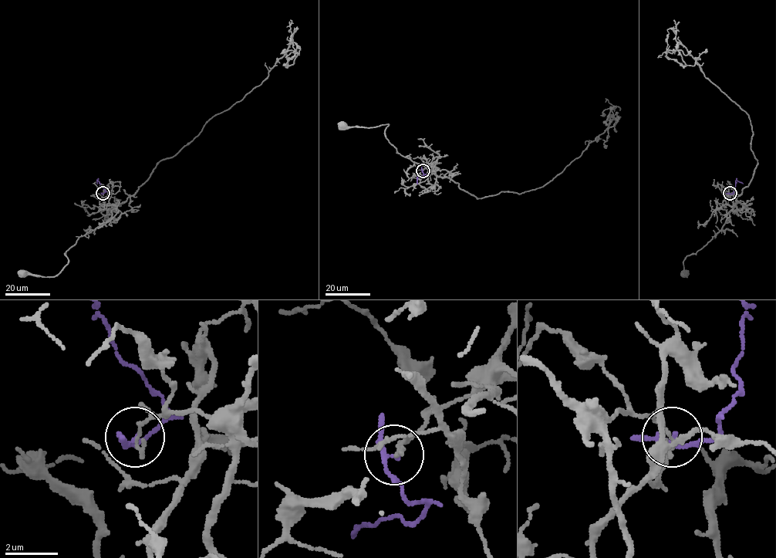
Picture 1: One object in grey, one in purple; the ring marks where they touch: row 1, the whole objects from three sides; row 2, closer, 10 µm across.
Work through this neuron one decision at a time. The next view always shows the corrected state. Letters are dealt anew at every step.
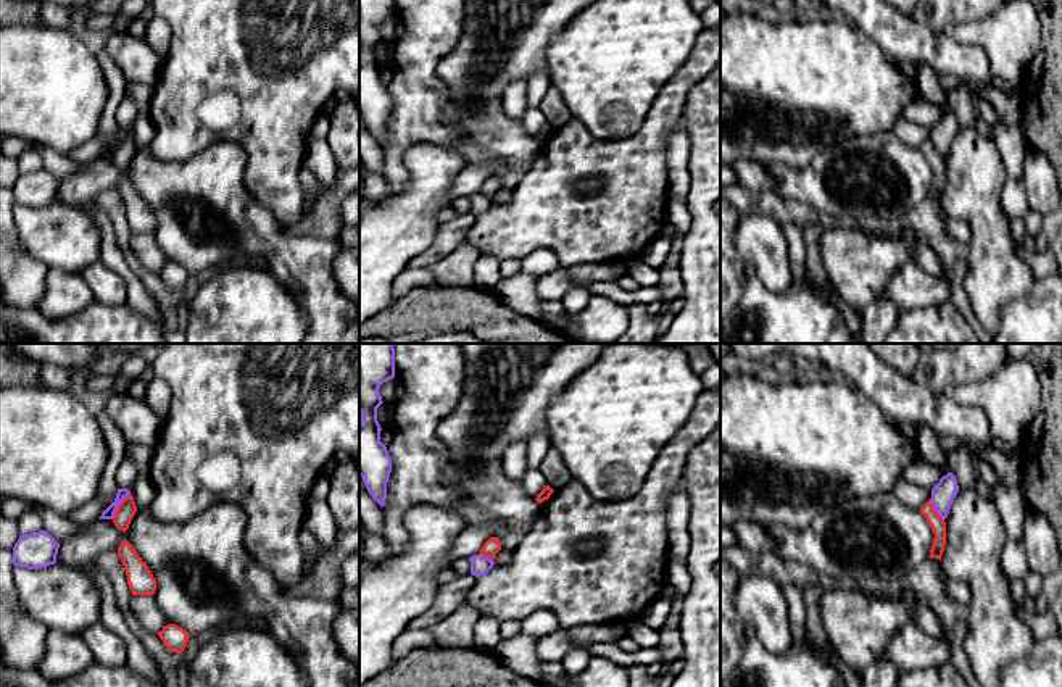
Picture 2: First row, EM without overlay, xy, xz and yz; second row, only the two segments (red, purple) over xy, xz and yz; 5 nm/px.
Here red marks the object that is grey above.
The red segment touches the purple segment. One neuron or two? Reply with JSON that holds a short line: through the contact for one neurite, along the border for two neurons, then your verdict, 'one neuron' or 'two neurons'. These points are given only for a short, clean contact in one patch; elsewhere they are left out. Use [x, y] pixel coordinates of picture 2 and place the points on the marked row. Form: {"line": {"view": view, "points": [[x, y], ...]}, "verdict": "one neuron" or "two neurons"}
{"line": {"view": "xy", "points": [[129, 494], [112, 518]]}, "verdict": "two neurons"}

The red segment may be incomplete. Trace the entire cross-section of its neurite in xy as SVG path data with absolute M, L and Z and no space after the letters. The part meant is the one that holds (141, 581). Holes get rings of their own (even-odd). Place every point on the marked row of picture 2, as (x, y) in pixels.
M127 540L121 542L118 555L124 564L127 585L132 595L153 595L156 590L156 581Z

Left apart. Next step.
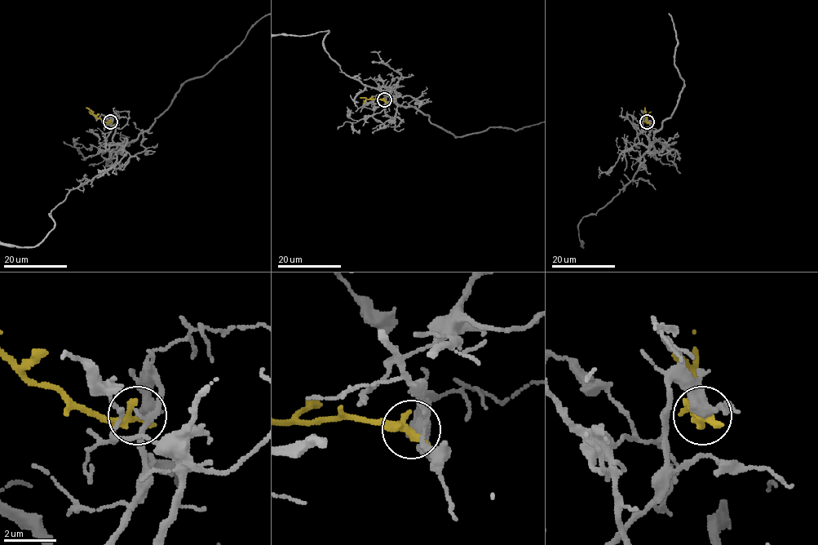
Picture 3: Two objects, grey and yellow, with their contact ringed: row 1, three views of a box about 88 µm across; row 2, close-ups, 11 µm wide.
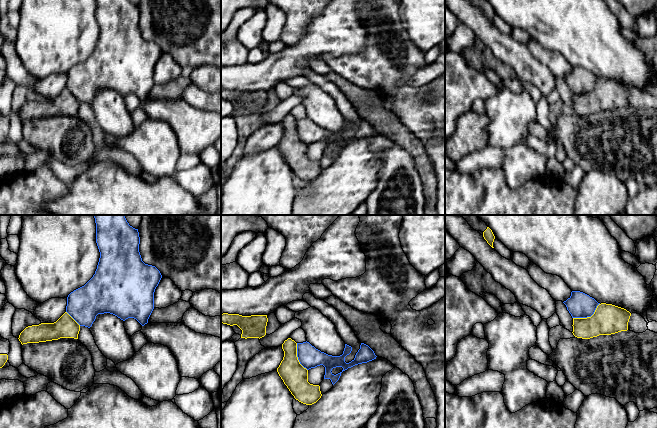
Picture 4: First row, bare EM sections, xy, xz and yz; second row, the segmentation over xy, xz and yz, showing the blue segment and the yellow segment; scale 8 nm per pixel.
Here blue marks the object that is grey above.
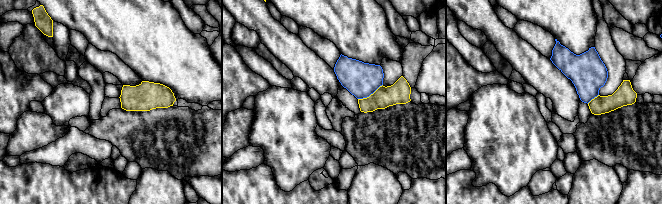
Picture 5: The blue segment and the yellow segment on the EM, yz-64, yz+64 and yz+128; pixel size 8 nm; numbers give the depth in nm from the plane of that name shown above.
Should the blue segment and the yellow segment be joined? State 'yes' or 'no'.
no

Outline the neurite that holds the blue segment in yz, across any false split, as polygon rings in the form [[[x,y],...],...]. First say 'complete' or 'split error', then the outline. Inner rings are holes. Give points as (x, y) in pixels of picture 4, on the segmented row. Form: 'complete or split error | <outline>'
complete | [[[572,291],[571,296],[563,303],[572,318],[591,317],[600,304],[594,298],[580,291]]]

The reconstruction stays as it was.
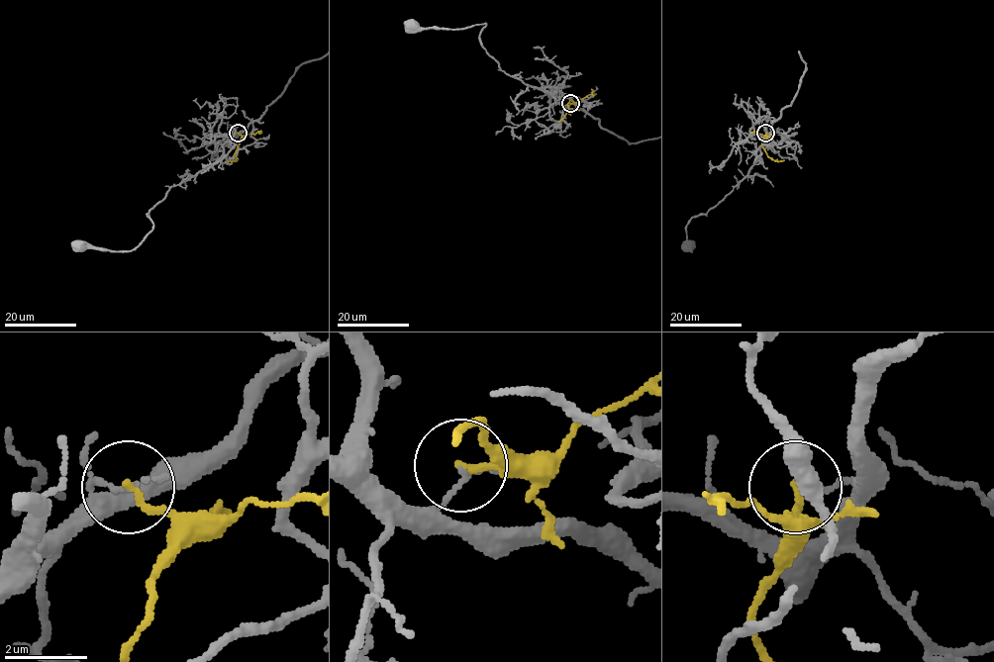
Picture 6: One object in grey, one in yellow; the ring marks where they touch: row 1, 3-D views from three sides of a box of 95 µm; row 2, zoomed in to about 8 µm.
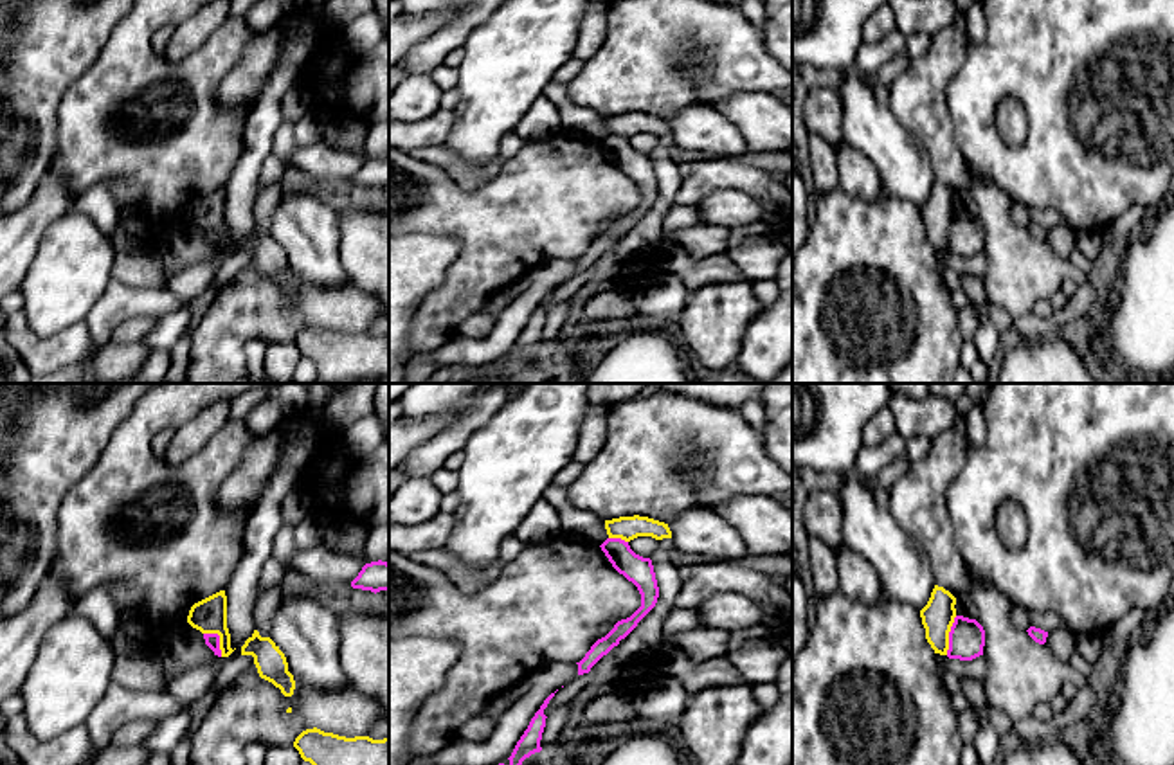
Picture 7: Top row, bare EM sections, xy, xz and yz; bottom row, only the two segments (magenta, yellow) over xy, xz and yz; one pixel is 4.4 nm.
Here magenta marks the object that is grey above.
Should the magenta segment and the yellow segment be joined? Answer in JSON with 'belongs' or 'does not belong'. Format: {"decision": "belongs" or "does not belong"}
{"decision": "does not belong"}

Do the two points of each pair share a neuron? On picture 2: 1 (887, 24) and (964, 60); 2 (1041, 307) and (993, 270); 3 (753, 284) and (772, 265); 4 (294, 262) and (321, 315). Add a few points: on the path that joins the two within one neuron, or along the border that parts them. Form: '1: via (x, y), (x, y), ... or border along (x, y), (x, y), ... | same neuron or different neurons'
1: via (906, 39), (940, 50), (945, 55) | same neuron
2: border along (1037, 279), (1025, 294), (1006, 303), (1001, 321) | different neurons
3: border along (748, 265), (774, 292), (784, 292), (793, 283) | different neurons
4: via (306, 274), (318, 291), (321, 302) | same neuron

